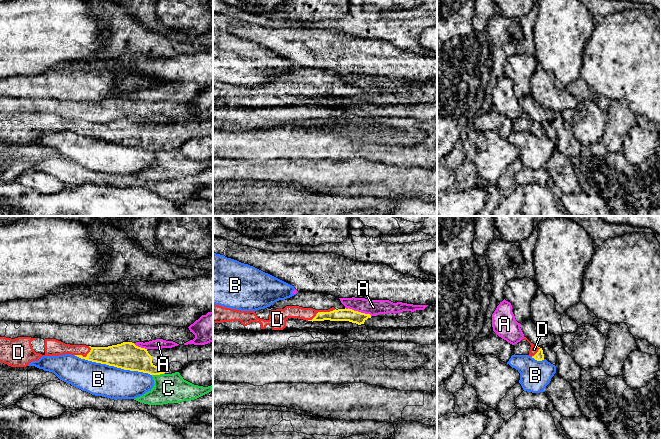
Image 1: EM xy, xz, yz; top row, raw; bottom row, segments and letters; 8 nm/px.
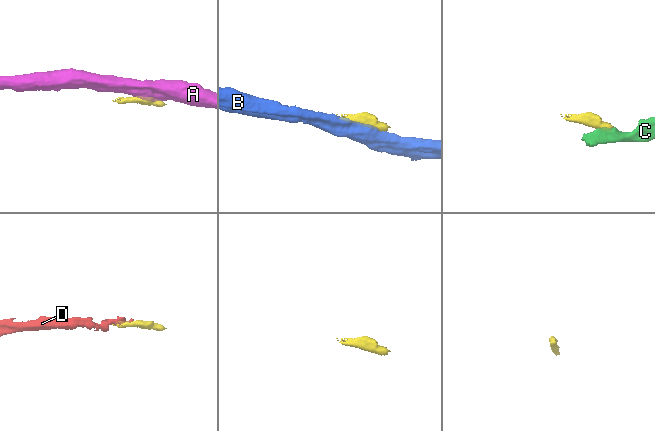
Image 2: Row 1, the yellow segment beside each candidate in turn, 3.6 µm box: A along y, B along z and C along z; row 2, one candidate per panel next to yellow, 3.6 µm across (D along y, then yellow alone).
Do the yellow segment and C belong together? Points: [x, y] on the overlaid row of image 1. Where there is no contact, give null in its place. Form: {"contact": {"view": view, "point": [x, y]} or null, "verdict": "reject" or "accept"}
{"contact": {"view": "xy", "point": [158, 374]}, "verdict": "reject"}

